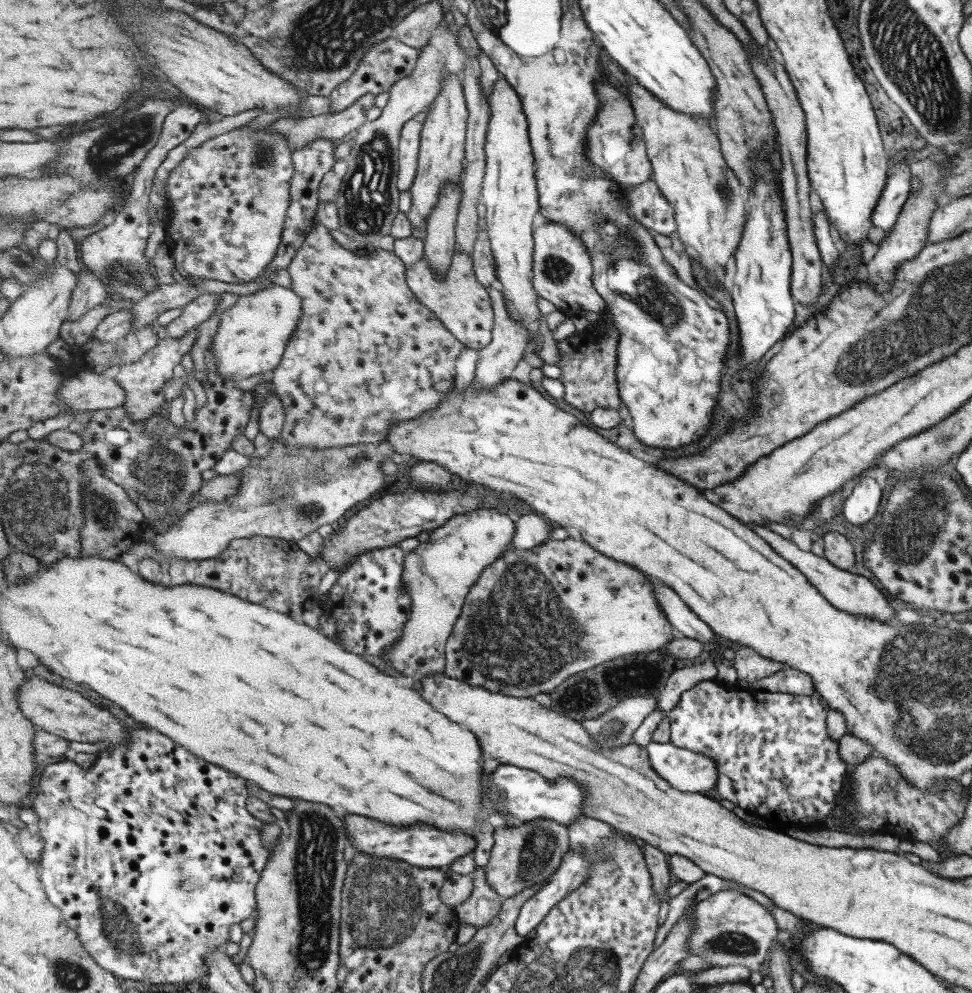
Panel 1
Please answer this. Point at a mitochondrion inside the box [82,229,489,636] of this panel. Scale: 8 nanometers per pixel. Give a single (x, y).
(158, 476)

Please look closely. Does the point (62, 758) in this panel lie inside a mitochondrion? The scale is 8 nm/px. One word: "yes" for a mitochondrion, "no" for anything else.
no

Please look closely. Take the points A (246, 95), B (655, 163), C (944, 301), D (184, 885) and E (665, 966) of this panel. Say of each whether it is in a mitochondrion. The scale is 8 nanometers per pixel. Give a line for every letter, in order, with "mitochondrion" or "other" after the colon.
A: other
B: other
C: mitochondrion
D: mitochondrion
E: other

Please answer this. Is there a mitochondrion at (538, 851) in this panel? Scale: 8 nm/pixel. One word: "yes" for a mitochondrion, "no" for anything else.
yes

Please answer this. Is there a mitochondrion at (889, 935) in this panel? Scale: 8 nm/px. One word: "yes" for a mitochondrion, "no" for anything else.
no

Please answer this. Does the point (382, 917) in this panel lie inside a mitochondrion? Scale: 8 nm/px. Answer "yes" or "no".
yes

